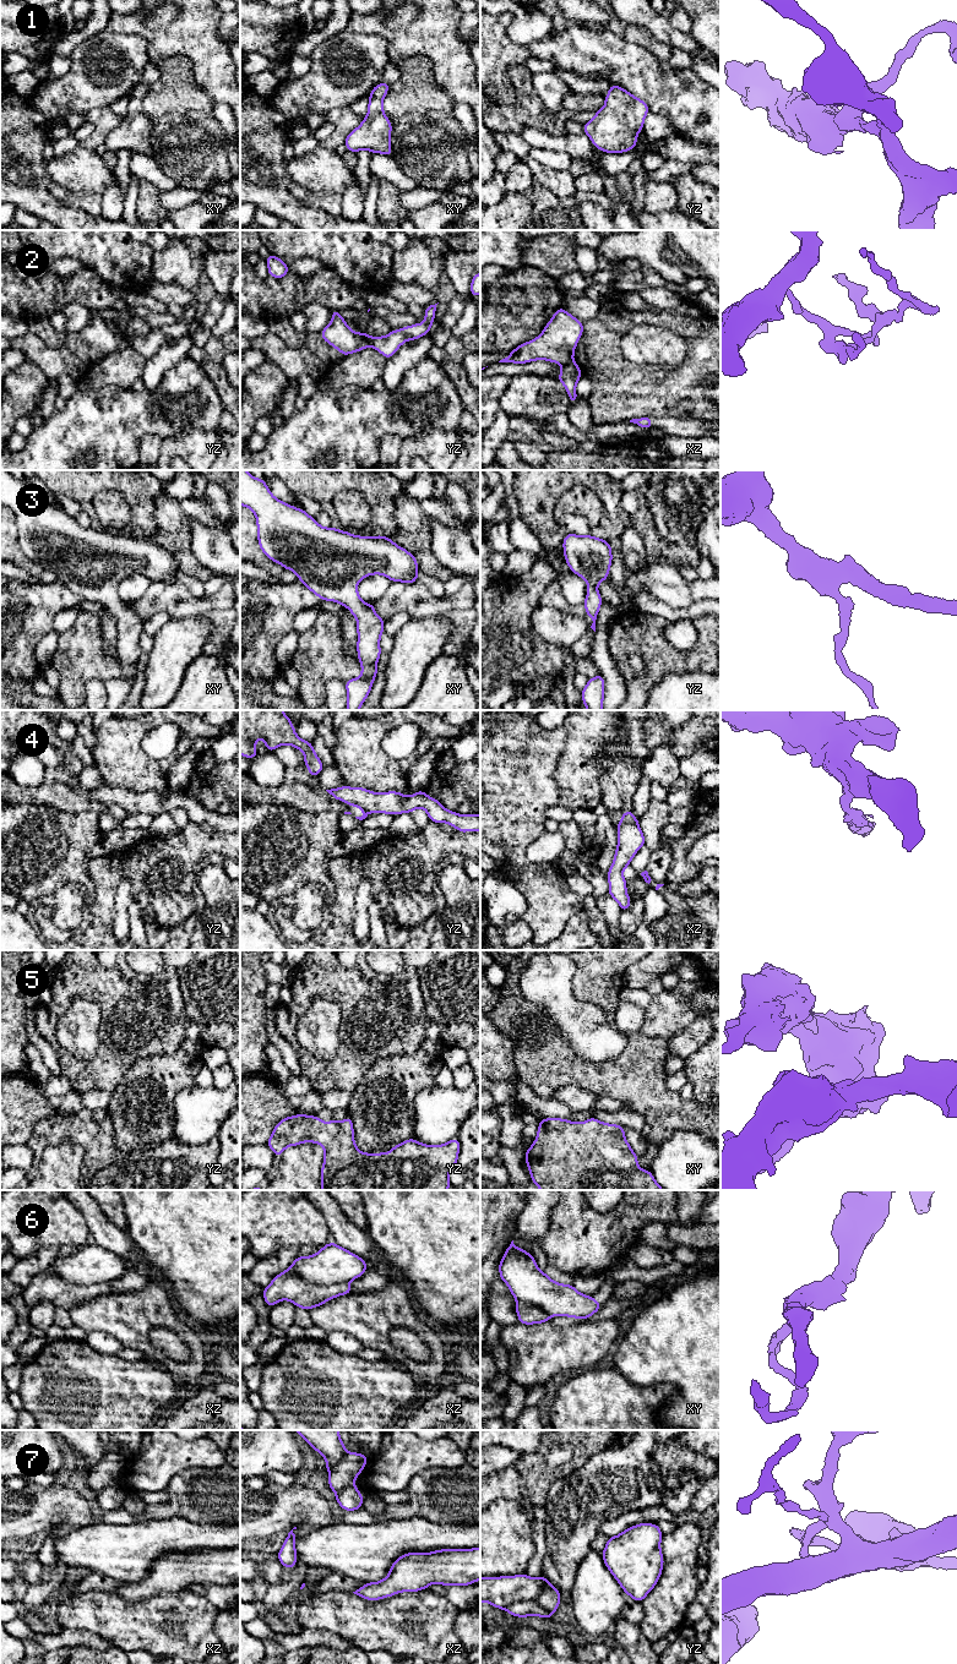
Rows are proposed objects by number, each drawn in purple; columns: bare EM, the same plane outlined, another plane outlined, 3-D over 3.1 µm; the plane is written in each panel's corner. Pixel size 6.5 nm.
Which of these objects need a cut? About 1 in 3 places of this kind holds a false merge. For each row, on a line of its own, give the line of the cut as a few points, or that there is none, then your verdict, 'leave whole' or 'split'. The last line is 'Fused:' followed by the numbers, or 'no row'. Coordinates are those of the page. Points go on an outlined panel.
1: no cut | leave whole
2: xz (572, 360), (564, 365) | split
3: no cut | leave whole
4: xz (623, 814), (637, 823) | split
5: no cut | leave whole
6: xz (291, 1266), (309, 1282), (348, 1282) | split
7: yz (545, 1585), (537, 1602), (550, 1615) | split
Fused: 2, 4, 6, 7

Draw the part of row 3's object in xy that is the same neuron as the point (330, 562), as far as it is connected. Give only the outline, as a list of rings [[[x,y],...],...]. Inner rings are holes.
[[[240,470],[240,506],[248,507],[256,515],[257,540],[261,551],[271,561],[279,563],[284,569],[293,571],[298,579],[322,601],[335,601],[347,607],[357,618],[357,651],[361,666],[361,675],[344,682],[347,689],[347,710],[359,710],[370,694],[375,676],[377,675],[377,661],[381,655],[380,638],[384,633],[386,620],[377,616],[374,610],[376,605],[364,602],[358,594],[358,583],[369,575],[381,574],[391,582],[413,584],[418,580],[418,561],[406,549],[395,544],[384,535],[360,536],[352,535],[333,527],[321,527],[306,511],[290,506],[274,497],[263,479],[250,475],[246,470]]]

